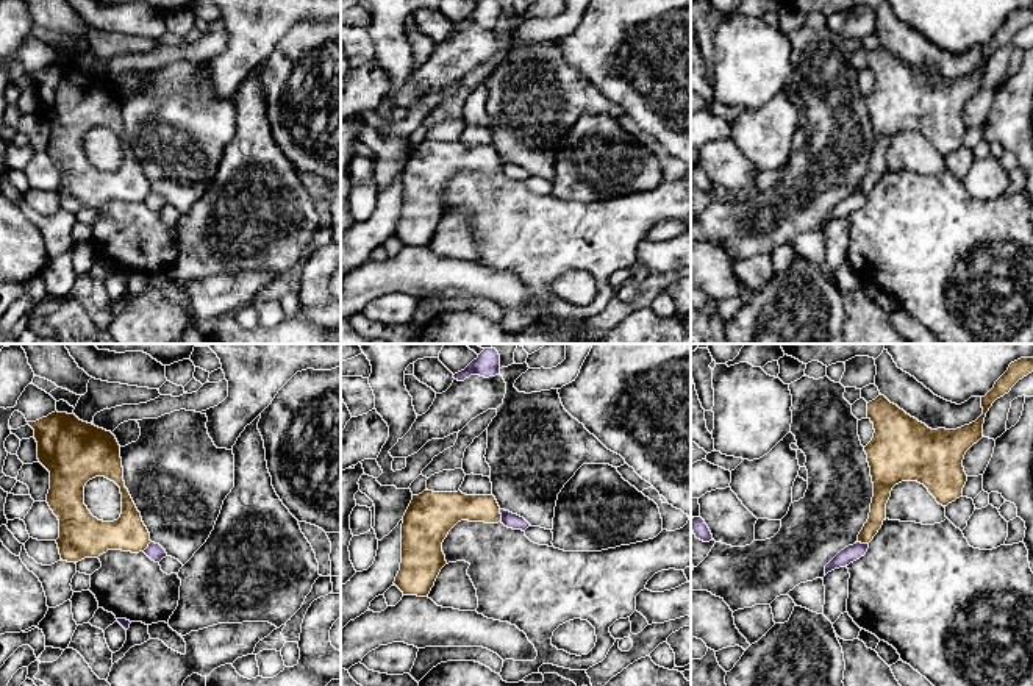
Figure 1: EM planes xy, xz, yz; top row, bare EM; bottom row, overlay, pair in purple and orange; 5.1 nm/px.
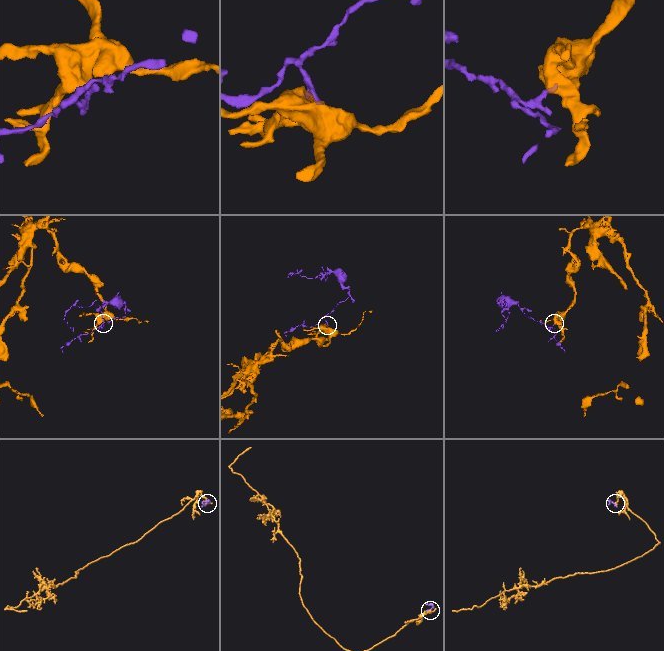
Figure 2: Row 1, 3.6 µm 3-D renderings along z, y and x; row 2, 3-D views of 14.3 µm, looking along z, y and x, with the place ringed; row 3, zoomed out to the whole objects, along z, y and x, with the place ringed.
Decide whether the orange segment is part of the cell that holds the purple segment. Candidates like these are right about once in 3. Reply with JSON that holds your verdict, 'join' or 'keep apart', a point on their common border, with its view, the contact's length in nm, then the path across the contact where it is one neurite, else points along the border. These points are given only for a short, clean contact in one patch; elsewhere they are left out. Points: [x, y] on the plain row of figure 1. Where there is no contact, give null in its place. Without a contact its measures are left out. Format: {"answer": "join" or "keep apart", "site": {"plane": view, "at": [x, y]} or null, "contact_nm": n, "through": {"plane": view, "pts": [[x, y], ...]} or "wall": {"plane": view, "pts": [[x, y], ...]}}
{"answer": "keep apart", "site": {"plane": "xz", "at": [502, 166]}, "contact_nm": 70, "wall": {"plane": "xz", "pts": [[499, 160], [502, 171]]}}

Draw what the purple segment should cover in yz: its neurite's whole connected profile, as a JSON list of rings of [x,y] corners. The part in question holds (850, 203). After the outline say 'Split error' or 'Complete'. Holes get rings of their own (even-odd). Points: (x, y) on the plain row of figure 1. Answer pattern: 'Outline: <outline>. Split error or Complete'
Outline: [[[861,192],[845,197],[825,216],[825,225],[835,219],[845,217],[850,213],[860,209],[866,205],[867,198],[869,194]]]. Complete

